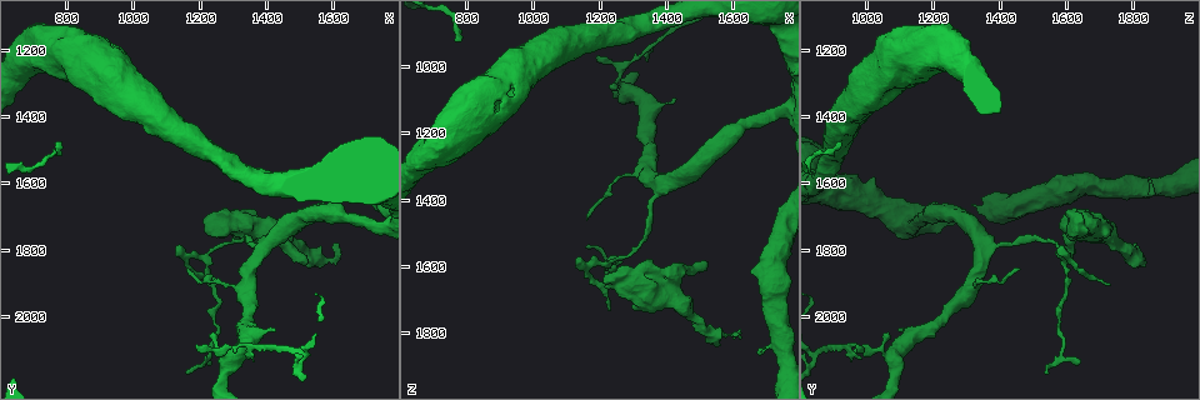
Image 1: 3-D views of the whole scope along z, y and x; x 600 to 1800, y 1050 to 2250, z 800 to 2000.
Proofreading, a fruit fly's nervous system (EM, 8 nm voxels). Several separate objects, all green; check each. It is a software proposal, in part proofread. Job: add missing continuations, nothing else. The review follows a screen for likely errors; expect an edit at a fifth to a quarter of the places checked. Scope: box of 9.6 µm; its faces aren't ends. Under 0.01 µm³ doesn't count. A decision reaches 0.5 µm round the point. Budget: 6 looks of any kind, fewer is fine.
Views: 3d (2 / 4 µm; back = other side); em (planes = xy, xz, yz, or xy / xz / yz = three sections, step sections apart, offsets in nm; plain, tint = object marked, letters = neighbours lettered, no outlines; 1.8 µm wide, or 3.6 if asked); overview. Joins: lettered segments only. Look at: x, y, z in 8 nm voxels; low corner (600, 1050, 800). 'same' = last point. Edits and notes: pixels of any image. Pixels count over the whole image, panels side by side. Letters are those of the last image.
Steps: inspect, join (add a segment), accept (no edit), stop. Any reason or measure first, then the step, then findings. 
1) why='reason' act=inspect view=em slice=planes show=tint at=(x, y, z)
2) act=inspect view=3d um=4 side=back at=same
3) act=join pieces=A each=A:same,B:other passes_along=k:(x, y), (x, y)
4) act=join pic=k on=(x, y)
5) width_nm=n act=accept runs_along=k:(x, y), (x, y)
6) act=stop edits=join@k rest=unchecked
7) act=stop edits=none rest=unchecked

why='free end' act=inspect view=3d um=2 at=(1520, 1830, 1580)

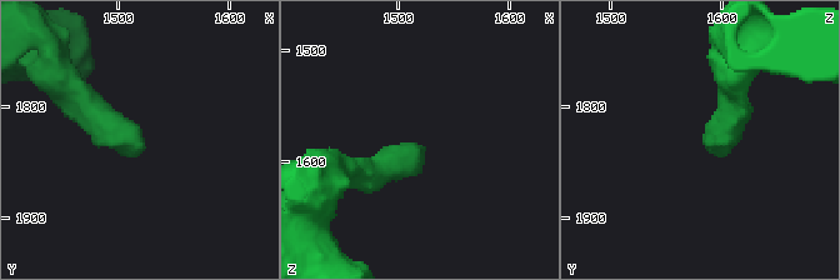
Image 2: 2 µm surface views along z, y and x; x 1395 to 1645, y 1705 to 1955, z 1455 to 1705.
why='need the tissue' act=inspect view=em slice=xz step=4 show=letters at=(1524, 1832, 1582)

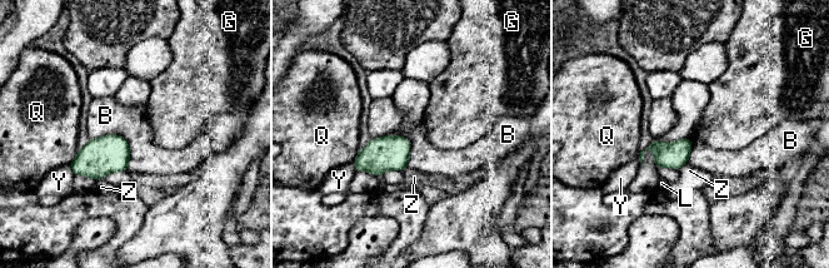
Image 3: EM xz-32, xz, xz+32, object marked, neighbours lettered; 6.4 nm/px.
act=inspect view=em slice=planes show=letters at=same

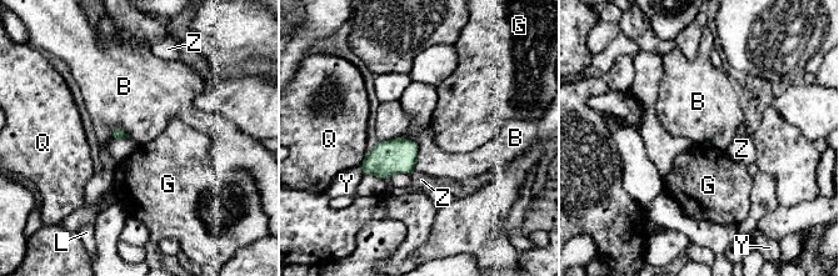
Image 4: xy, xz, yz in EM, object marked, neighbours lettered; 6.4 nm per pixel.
act=accept each=B:other,G:other,L:other,Q:other,Y:other,Z:other found='none of them fits'

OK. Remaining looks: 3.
why='thick end' act=inspect view=3d um=2 at=(1210, 1740, 1670)

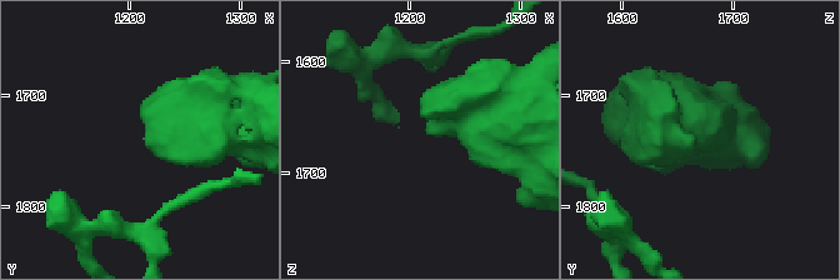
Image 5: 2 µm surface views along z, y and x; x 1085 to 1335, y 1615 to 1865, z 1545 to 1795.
why='need the tissue' act=inspect view=em slice=xz step=8 show=letters at=(1214, 1742, 1662)

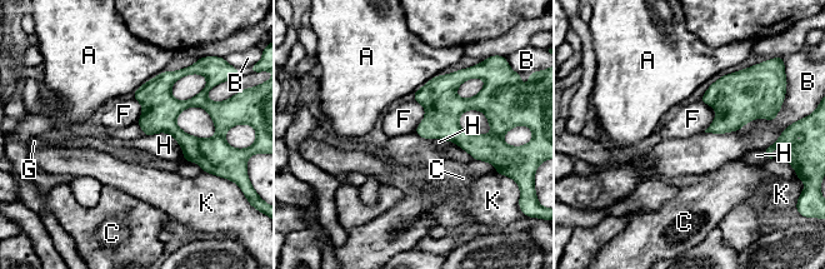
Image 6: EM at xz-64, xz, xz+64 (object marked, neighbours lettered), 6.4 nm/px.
act=accept each=A:other,B:other,C:other,F:other,G:other,H:other,K:other found='none of them fits'

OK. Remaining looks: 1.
act=stop edits=none rest=unchecked

